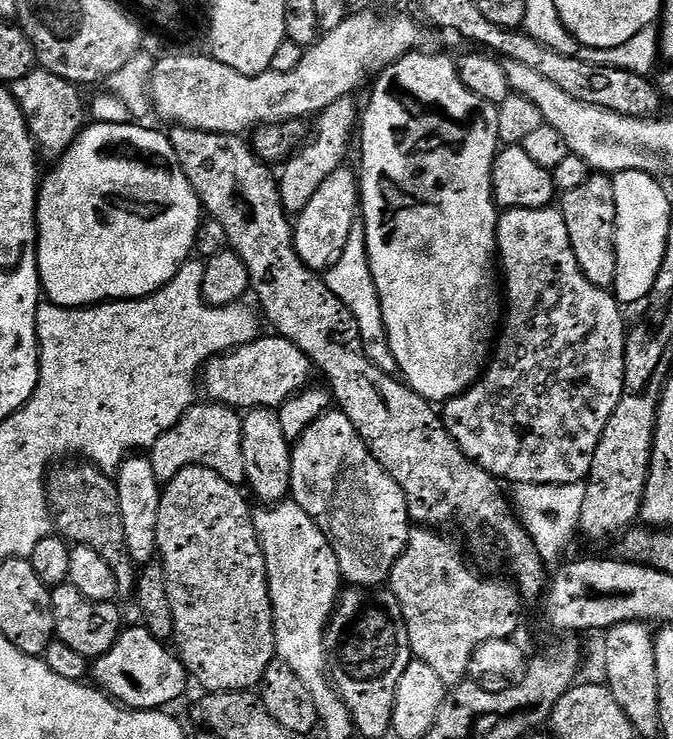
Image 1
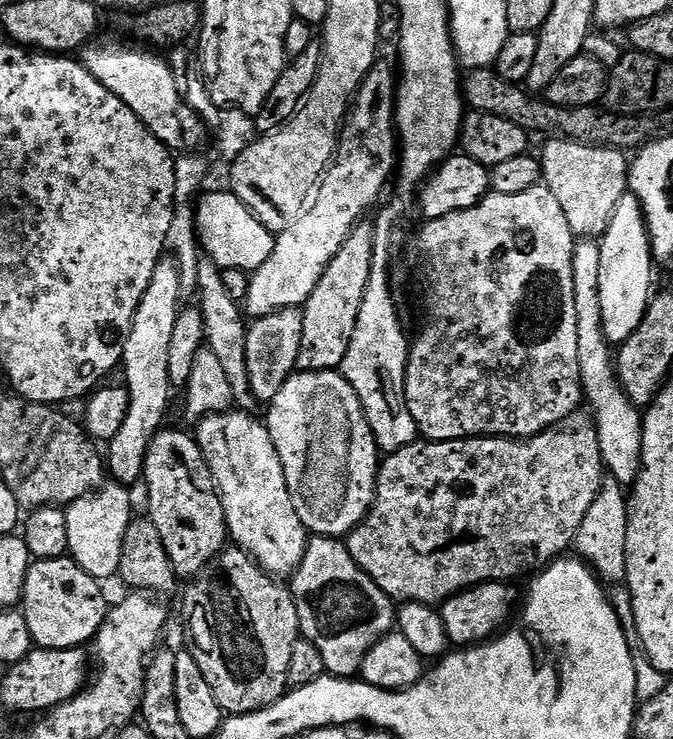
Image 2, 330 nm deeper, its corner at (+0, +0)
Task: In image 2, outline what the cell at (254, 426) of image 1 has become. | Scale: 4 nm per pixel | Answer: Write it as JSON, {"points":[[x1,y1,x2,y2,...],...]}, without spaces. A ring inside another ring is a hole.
{"points":[[201,259,198,265,196,292,198,297,200,296,198,307,202,322,205,324,204,343,224,367,235,407,249,414,255,413,258,401,250,390,250,370,246,370,246,338,248,337,246,316,237,300,230,298,230,293,222,283,222,271,212,263,211,259]]}

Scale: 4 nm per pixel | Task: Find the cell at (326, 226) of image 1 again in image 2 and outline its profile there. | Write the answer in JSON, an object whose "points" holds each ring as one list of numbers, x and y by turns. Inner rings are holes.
{"points":[[287,308,278,310,269,316,253,319,248,324,248,337,246,338,246,370,250,370,250,390,256,395,257,401,271,402,274,394,286,386,286,382,297,371,298,350,302,350,302,318,300,308]]}

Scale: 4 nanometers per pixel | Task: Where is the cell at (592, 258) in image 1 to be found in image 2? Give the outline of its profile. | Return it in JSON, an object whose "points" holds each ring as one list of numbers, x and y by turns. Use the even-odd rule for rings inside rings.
{"points":[[563,138,549,139,544,153,539,153,542,184,558,198,562,214,577,238,600,238,610,226,620,199,628,192,630,160,619,148,598,148]]}

